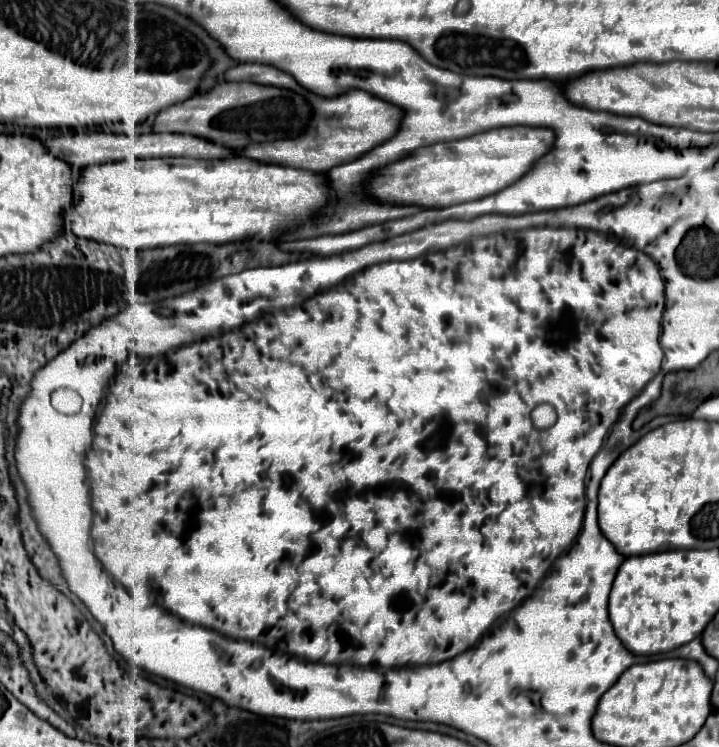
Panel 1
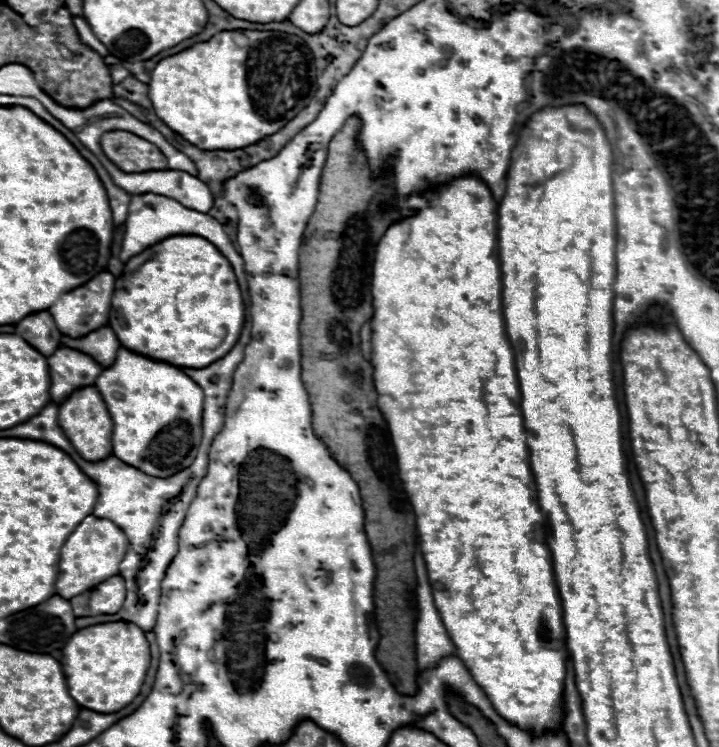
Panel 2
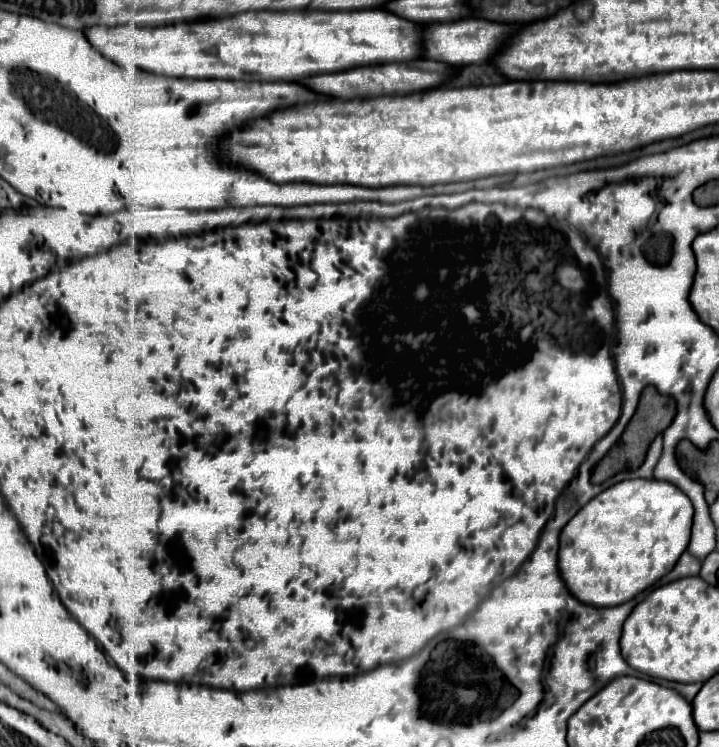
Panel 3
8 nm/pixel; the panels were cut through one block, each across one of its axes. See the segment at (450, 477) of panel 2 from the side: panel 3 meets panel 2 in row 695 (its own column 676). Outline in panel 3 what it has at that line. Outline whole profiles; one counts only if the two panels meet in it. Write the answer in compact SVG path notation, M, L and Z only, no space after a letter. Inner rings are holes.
M634 478L590 500L560 534L558 566L570 592L584 604L616 606L670 572L688 548L694 508L674 484Z

